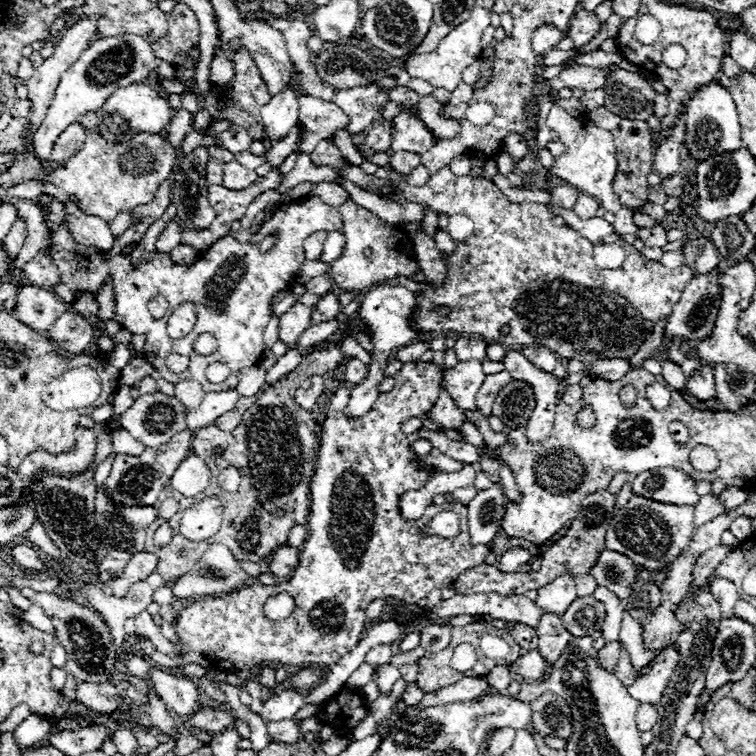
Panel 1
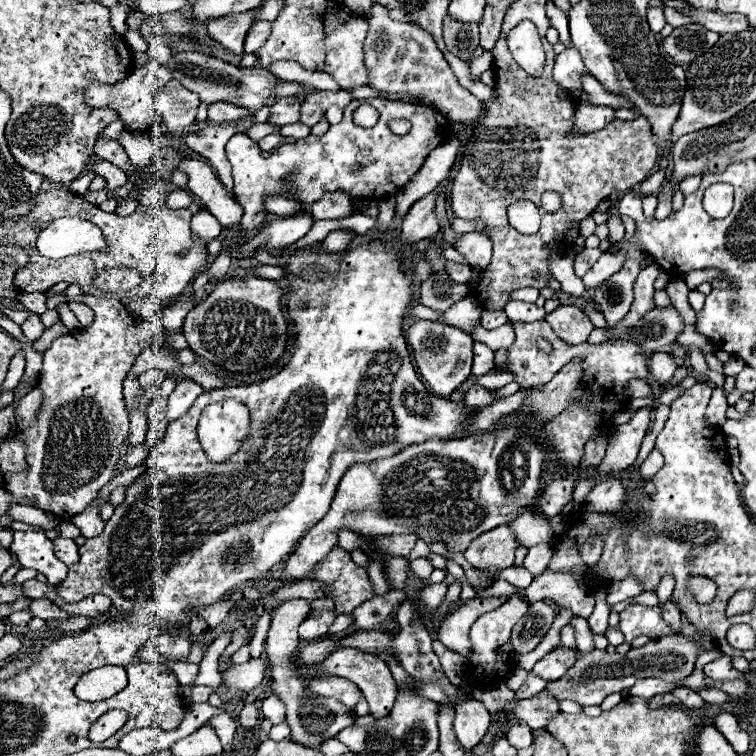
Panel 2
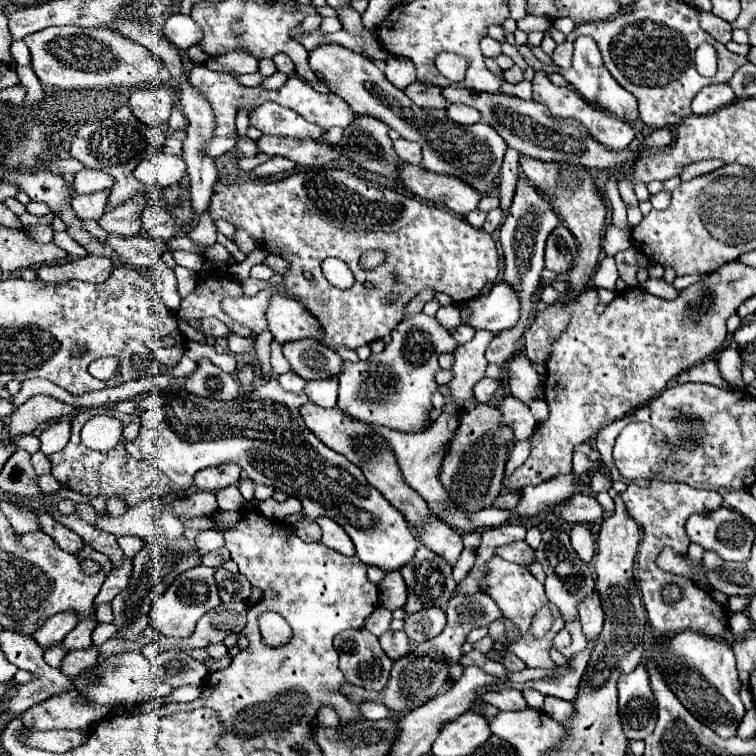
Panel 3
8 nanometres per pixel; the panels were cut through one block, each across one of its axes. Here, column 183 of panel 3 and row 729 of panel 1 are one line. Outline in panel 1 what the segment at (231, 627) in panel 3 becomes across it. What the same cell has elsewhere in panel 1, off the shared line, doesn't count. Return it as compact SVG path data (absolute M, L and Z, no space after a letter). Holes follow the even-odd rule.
M643 703L637 710L637 728L644 732L651 730L658 720L658 712L651 704Z

